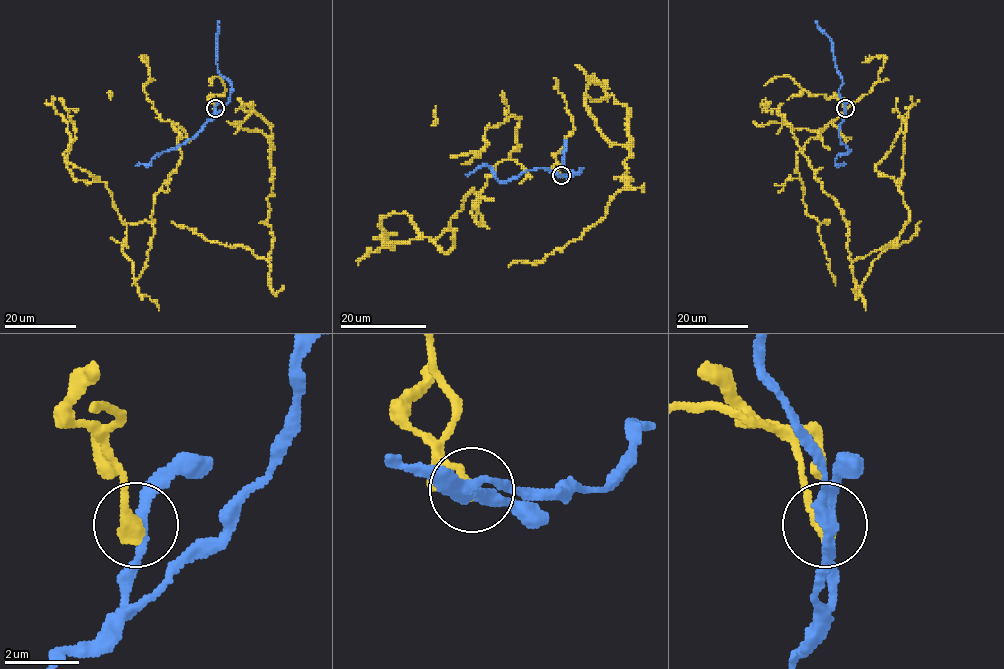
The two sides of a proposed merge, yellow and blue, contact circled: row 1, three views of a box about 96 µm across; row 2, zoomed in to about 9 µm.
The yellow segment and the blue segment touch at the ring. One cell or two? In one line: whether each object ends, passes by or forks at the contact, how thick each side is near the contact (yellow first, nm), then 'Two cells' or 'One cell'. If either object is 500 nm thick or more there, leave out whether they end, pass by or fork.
At the ring yellow ends. At the ring blue passes by. Thickness 440 nm (yellow) against 240 nm. Two cells

